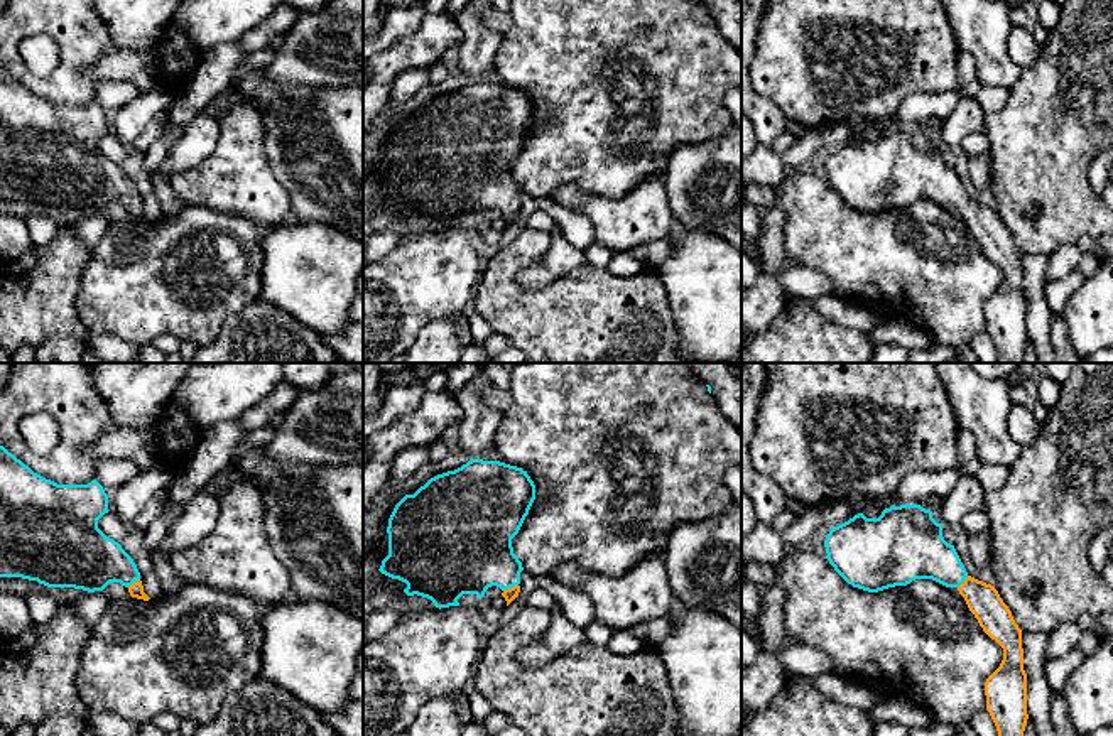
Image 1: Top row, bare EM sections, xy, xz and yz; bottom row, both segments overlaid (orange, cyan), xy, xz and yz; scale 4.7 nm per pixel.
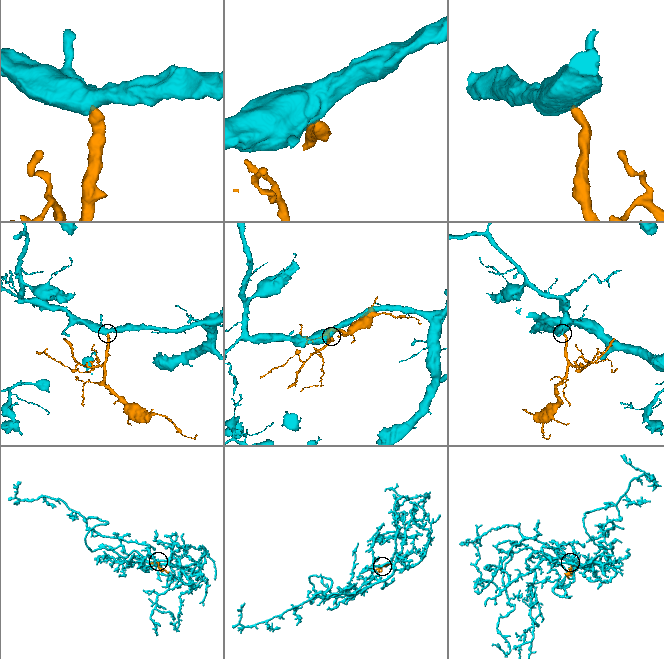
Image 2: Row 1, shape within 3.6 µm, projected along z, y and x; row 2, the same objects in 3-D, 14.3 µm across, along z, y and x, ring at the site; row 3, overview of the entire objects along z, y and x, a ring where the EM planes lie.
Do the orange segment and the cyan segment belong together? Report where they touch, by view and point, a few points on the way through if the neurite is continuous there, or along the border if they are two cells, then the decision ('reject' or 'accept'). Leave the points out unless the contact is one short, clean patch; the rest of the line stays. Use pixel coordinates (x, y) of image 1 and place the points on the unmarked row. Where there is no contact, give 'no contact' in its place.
contact xz (510, 210); way xz (512, 215), (510, 210), (472, 174); accept

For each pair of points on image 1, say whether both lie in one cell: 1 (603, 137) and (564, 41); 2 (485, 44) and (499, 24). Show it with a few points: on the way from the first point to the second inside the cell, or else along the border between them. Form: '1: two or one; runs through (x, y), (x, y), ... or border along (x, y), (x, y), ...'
1: one; runs through (603, 113), (603, 83), (588, 64)
2: two; border along (482, 17), (502, 34)

